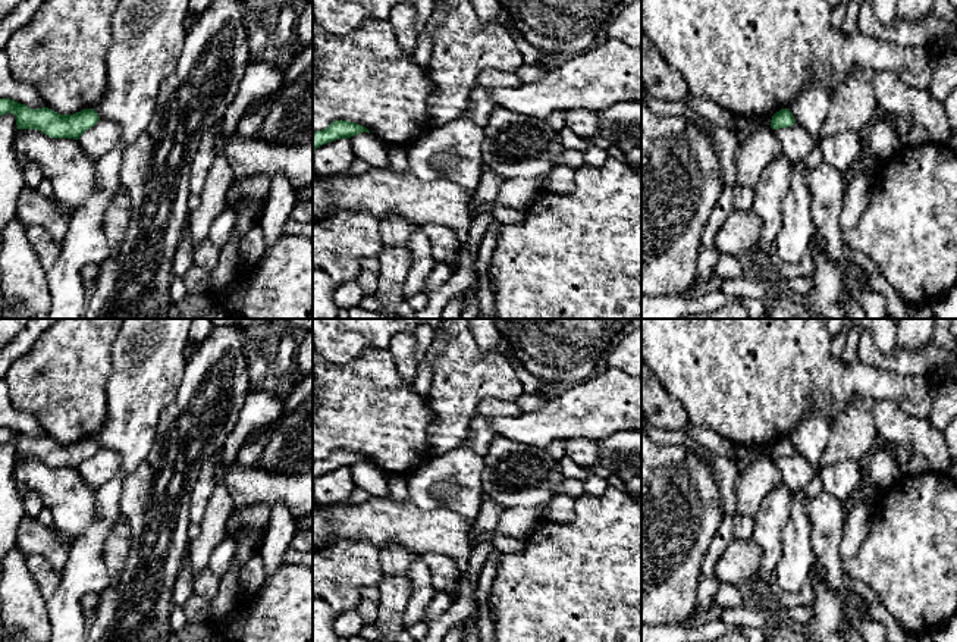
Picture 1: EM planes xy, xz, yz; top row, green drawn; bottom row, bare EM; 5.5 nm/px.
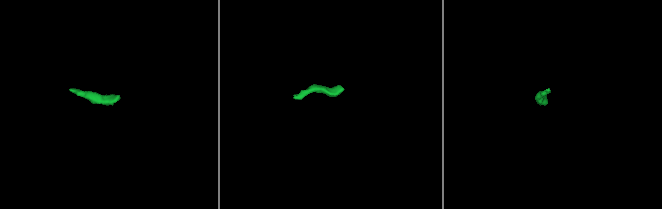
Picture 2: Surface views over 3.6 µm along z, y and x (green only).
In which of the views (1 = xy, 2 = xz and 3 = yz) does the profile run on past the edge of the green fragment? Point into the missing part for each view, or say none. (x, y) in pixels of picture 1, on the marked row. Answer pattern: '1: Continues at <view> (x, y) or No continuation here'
1: No continuation here
2: No continuation here
3: No continuation here

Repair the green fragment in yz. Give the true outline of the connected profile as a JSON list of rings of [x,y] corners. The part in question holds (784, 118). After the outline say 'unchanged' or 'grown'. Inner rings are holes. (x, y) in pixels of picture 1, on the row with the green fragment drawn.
[[[781,109],[772,116],[771,128],[772,129],[788,128],[788,126],[793,126],[794,123],[796,123],[796,119],[790,112],[790,109]]]; unchanged

